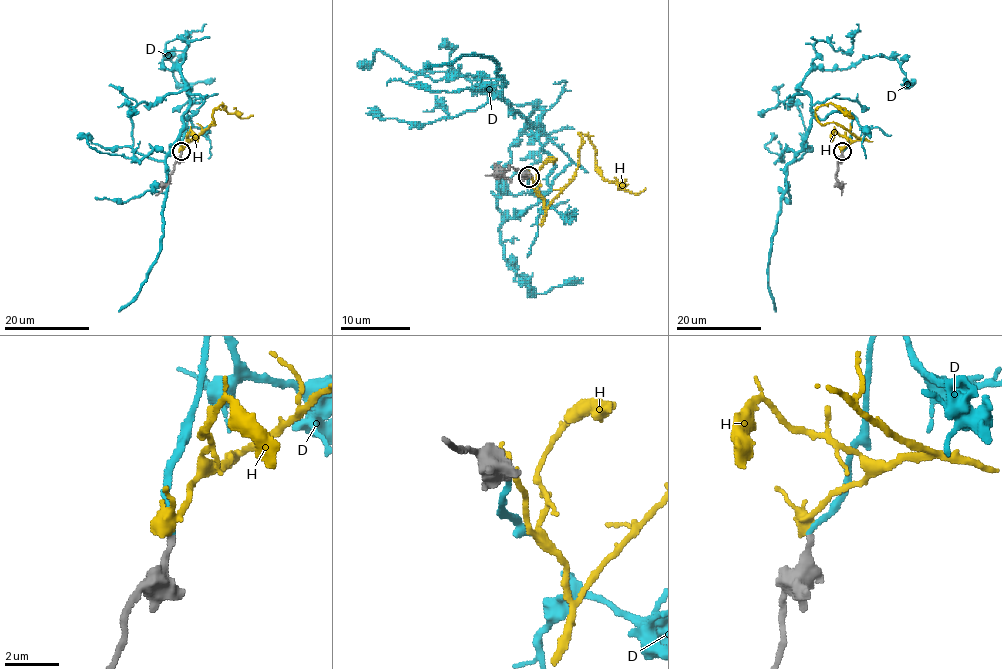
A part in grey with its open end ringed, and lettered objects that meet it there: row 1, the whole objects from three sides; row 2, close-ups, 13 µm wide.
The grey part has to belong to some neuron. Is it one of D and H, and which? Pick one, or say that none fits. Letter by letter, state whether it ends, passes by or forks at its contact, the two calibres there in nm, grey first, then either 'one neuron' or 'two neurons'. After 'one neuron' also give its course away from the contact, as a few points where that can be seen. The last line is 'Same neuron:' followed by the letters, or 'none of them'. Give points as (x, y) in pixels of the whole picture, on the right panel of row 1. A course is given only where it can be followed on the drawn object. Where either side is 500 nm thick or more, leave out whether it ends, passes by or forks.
D: it ends | 280/200 nm | one neuron | via (842, 152), (854, 116), (817, 119), (800, 84), (811, 71), (884, 55), (913, 83), (904, 78)
H: it forks | 240/360 nm | two neurons
Same neuron: D

